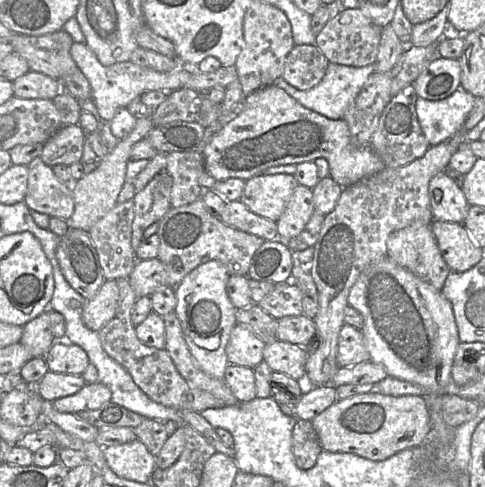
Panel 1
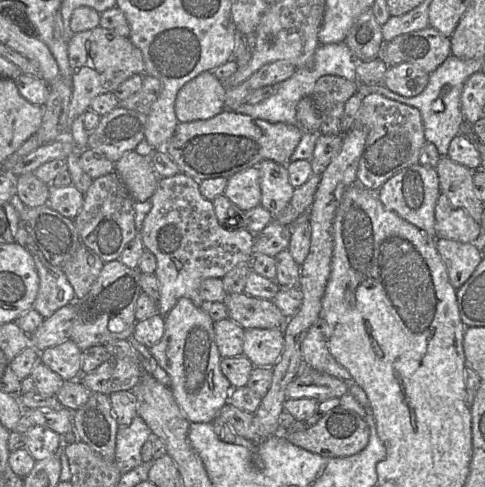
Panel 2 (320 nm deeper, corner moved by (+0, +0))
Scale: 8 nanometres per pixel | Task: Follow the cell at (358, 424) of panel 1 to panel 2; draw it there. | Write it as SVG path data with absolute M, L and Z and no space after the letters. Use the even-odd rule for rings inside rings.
M339 405L327 412L315 425L285 436L291 444L297 447L322 457L336 458L362 451L369 442L370 428L366 420L356 412Z

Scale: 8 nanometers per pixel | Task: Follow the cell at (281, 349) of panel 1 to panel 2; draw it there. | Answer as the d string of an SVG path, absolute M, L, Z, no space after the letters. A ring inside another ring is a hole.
M246 329L243 354L254 367L272 368L284 349L283 329Z

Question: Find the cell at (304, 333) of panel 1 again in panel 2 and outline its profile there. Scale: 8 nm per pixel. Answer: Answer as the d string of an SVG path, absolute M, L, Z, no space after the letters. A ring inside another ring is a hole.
M246 293L228 294L223 301L229 319L246 329L283 329L286 318L273 300L266 300Z

